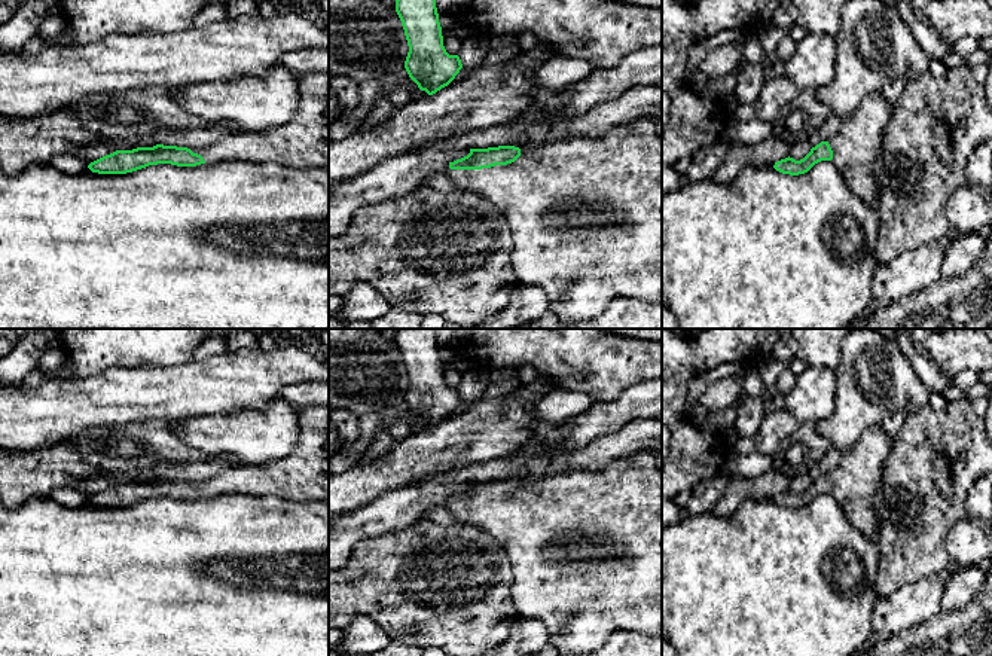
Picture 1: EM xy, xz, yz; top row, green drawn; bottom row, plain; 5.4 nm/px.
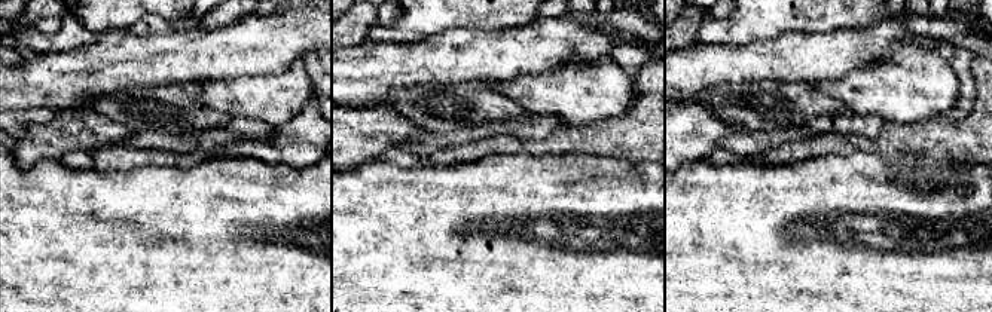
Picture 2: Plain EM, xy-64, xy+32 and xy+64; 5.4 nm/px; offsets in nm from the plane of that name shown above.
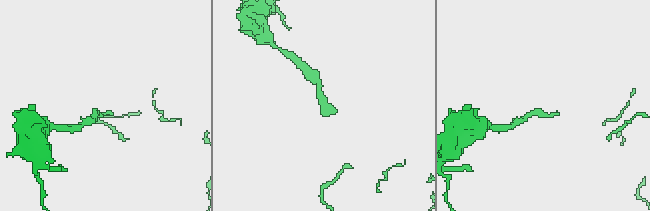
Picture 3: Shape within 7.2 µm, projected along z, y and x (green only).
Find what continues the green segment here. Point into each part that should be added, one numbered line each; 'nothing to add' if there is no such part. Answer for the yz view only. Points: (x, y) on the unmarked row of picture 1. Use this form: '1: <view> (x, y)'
1: yz (855, 478)

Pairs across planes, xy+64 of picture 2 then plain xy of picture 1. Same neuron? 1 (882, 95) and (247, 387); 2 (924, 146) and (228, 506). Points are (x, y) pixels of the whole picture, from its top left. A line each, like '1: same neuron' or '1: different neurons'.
1: different neurons
2: different neurons

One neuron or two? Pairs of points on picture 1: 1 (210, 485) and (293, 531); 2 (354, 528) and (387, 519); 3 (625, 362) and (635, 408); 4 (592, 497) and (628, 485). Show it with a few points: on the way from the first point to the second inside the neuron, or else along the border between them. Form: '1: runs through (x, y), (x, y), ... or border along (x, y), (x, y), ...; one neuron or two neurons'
1: border along (205, 494), (249, 493), (259, 497); two neurons
2: runs through (362, 524), (379, 519); one neuron
3: border along (646, 380), (631, 384), (613, 400), (600, 402); two neurons
4: runs through (601, 497), (616, 497), (619, 494); one neuron

